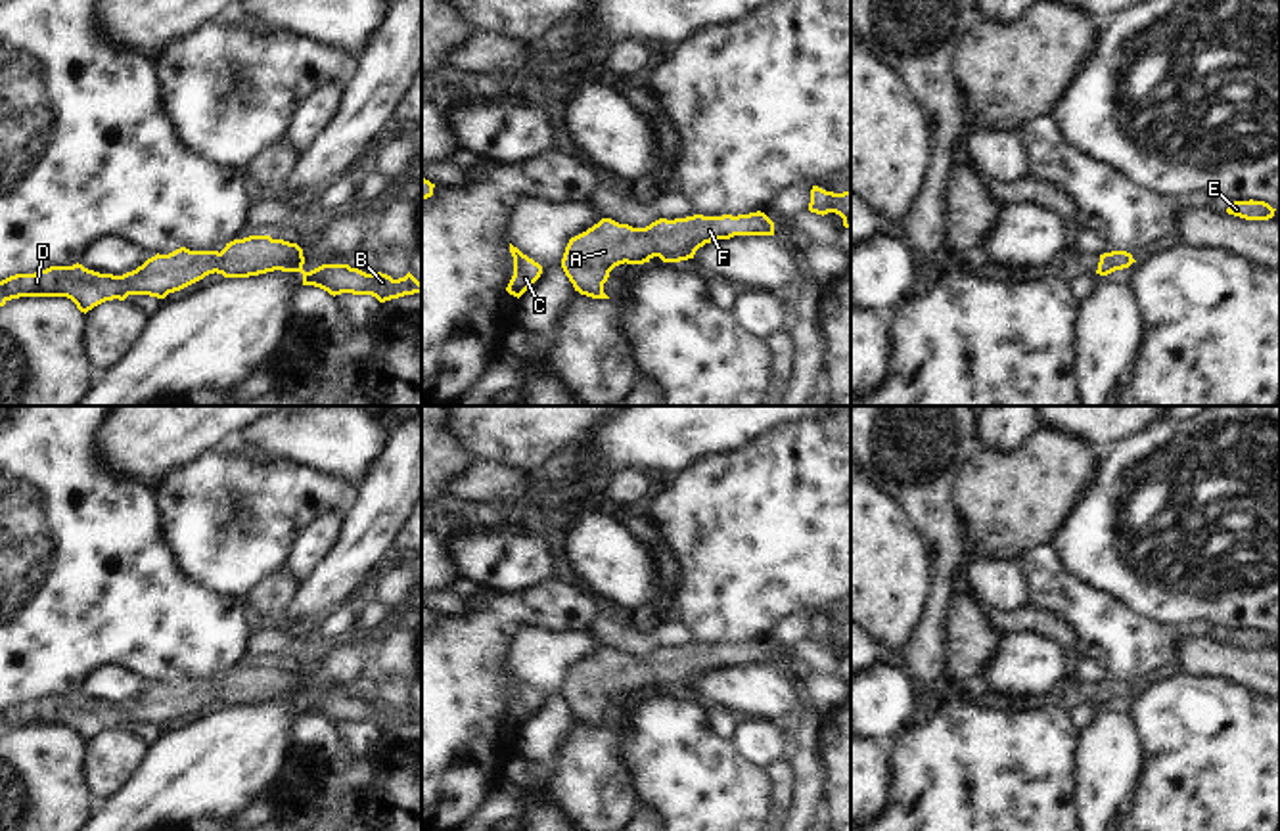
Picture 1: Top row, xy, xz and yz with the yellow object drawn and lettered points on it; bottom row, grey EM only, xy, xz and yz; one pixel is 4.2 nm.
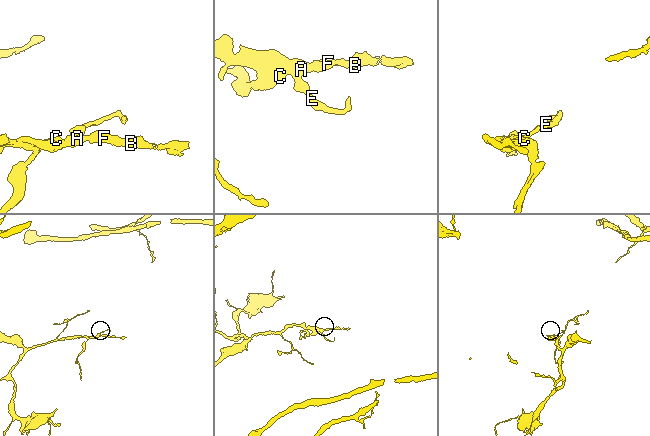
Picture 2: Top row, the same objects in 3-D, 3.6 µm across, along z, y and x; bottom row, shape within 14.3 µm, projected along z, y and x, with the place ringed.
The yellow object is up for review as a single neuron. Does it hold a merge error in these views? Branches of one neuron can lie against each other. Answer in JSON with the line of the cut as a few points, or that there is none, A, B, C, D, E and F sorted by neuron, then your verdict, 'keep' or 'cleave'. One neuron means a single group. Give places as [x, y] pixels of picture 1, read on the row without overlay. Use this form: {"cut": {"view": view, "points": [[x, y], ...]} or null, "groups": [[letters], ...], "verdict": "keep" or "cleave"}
{"cut": null, "groups": [["A", "B", "C", "D", "E", "F"]], "verdict": "keep"}

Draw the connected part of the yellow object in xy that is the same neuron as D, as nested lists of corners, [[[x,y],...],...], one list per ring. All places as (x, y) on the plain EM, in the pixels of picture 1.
[[[249,664],[234,668],[218,680],[190,680],[180,676],[169,684],[155,684],[142,695],[123,705],[100,703],[73,695],[50,695],[34,703],[15,703],[0,710],[0,735],[19,726],[67,726],[80,741],[88,741],[105,730],[125,730],[128,724],[165,728],[209,703],[224,707],[249,707],[274,699],[301,701],[303,714],[314,714],[330,724],[372,724],[379,731],[422,722],[422,712],[408,701],[393,708],[387,703],[366,703],[349,693],[322,693],[303,699],[305,685],[297,672]]]

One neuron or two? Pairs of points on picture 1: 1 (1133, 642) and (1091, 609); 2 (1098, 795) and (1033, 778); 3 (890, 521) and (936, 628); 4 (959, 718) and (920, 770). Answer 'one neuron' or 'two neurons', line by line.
1: one neuron
2: two neurons
3: two neurons
4: one neuron

